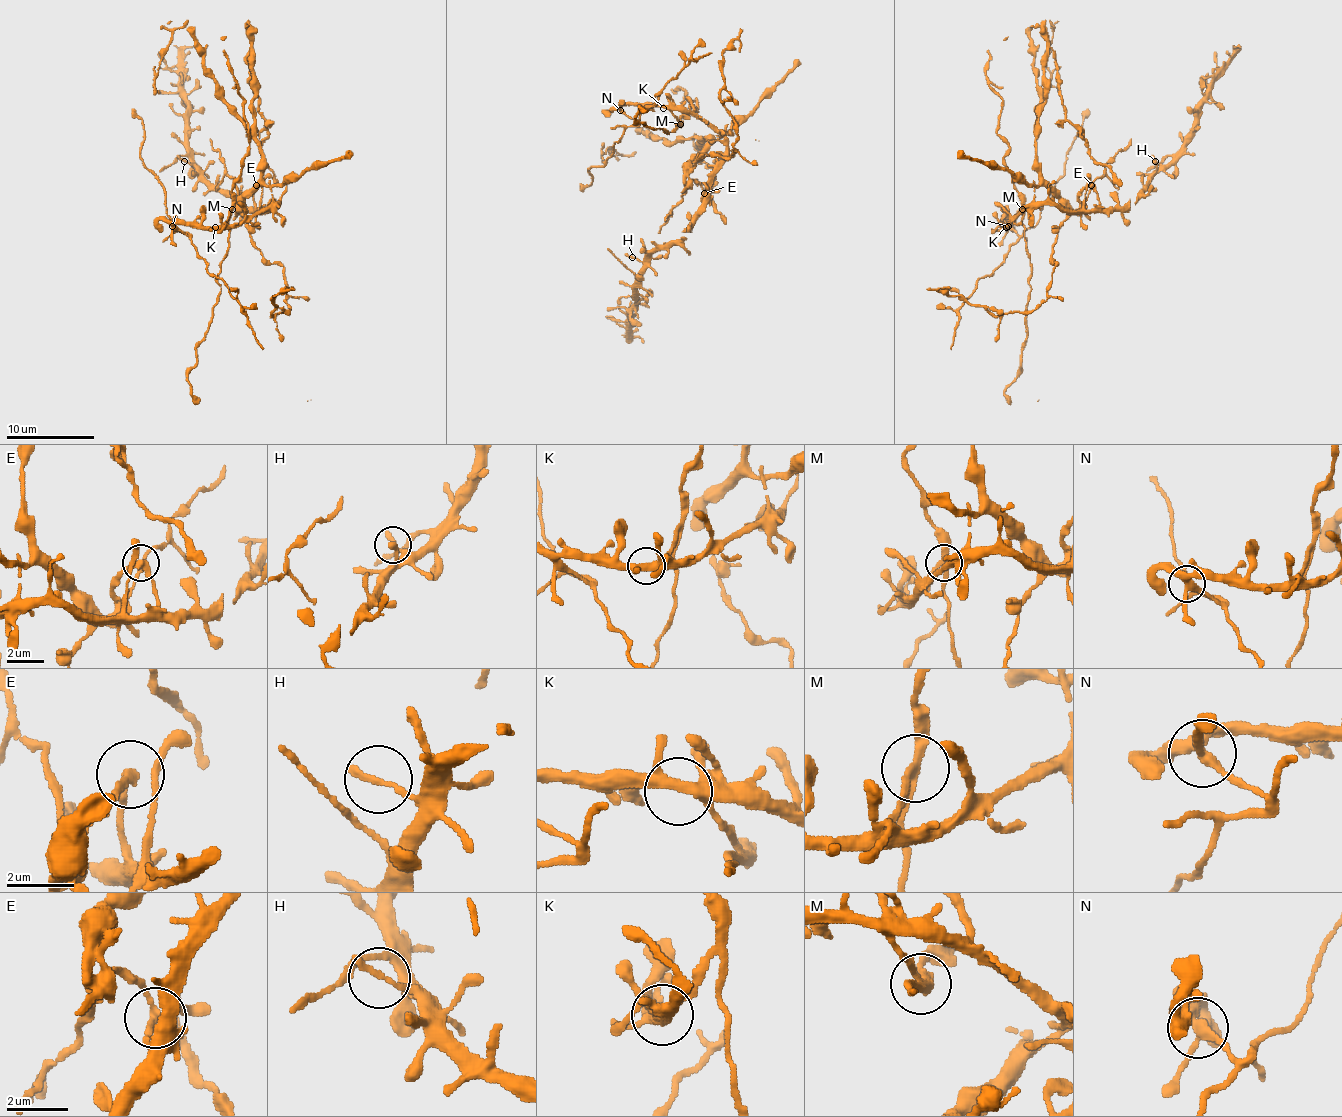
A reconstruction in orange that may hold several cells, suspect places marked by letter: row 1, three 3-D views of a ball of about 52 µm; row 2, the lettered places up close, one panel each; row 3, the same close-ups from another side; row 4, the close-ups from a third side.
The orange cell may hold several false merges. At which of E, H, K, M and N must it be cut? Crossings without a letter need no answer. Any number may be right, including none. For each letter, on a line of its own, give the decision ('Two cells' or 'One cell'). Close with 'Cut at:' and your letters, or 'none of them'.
E: Two cells
H: One cell
K: One cell
M: Two cells
N: Two cells
Cut at: E, M, N

